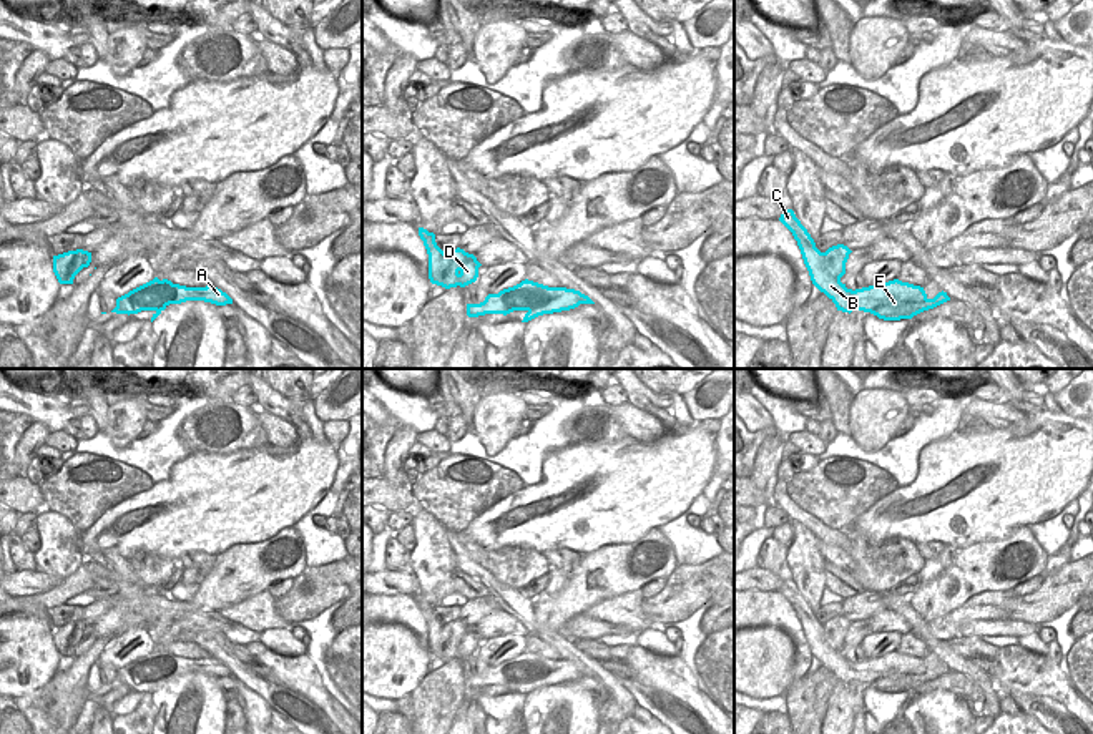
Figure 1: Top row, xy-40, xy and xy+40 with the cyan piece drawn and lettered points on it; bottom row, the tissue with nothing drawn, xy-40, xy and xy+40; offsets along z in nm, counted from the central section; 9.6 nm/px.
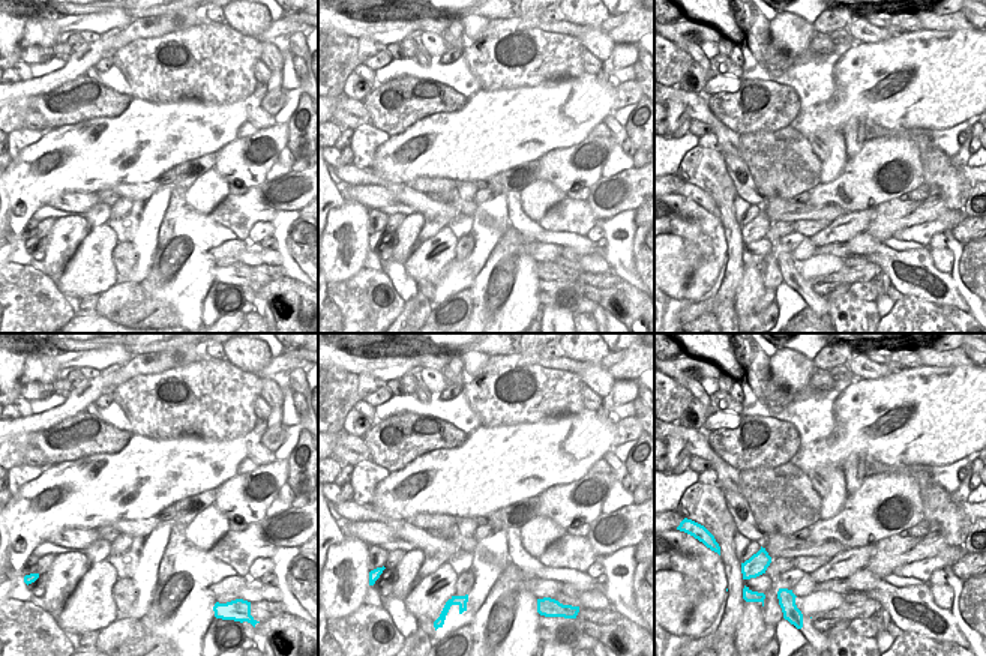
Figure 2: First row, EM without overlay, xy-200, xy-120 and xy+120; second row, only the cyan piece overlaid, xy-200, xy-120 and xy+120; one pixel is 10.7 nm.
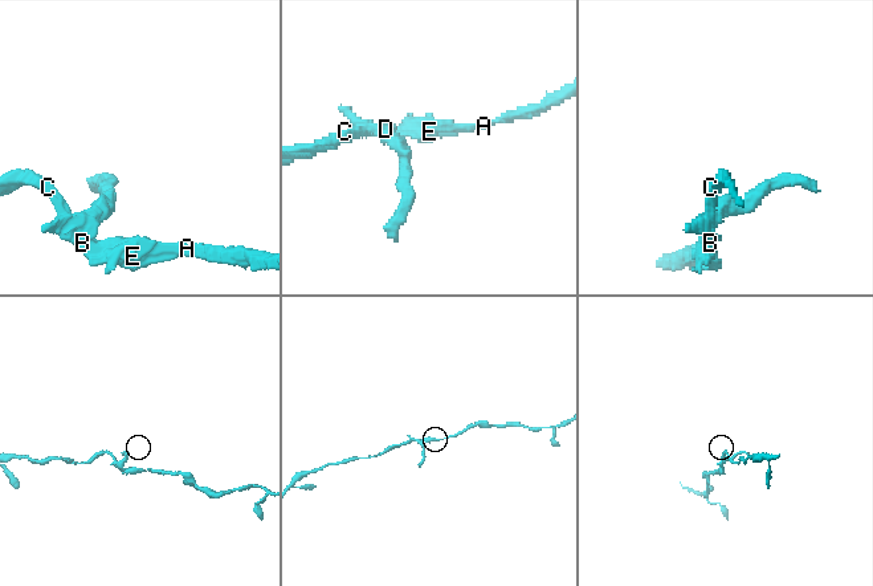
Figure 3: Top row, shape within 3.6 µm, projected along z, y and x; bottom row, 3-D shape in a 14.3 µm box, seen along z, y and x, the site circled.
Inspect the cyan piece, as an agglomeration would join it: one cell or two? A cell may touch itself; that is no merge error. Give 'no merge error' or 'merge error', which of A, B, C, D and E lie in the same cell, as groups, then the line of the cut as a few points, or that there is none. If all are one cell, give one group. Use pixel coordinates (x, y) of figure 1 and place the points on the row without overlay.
merge error; groups A B C E / D; cut xy (442, 626), (446, 640), (454, 636), (460, 641)

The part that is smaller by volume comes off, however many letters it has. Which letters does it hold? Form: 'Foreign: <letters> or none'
Foreign: D

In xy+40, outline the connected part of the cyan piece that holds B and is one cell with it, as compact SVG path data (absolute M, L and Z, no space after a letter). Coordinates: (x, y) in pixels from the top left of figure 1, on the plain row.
M784 581L779 593L797 613L812 656L836 676L837 683L849 686L852 683L864 683L884 692L900 692L912 691L924 683L950 673L944 663L929 671L924 659L899 651L855 663L847 661L841 651L831 646L824 626L816 619L814 611L796 590L794 583Z

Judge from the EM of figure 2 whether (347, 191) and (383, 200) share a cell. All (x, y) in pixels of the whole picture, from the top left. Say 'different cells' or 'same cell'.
same cell

